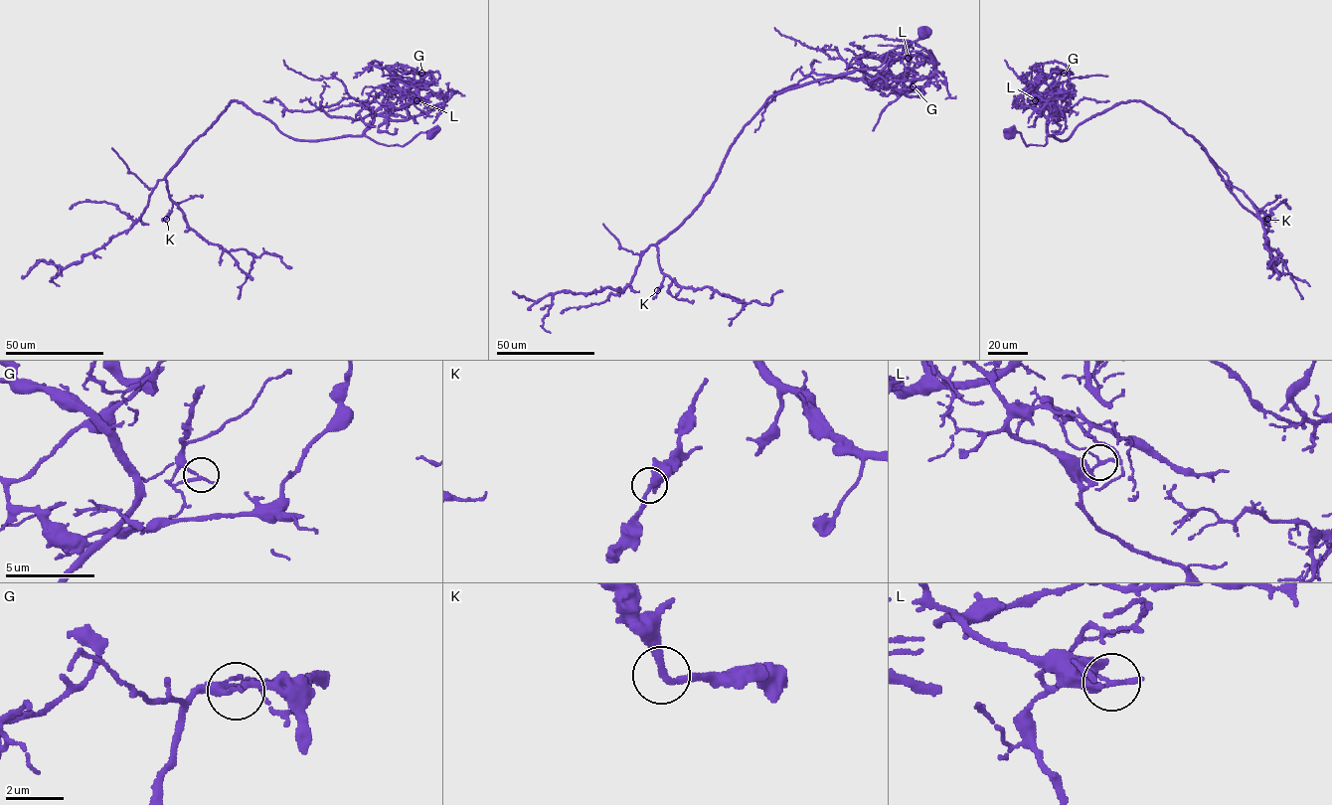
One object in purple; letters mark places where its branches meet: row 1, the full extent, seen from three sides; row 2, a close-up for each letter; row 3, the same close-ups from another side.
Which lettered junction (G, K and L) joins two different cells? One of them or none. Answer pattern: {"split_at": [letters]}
{"split_at": ["L"]}

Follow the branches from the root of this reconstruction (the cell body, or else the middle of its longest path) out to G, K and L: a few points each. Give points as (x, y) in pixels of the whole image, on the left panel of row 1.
G: (431, 134), (421, 132), (401, 146), (377, 143), (364, 133), (383, 98), (393, 91), (420, 88), (421, 73)
K: (431, 134), (421, 132), (402, 146), (364, 134), (297, 140), (232, 101), (166, 176), (173, 204), (166, 219)
L: (431, 134), (421, 132), (402, 146), (378, 143), (365, 135), (373, 114), (391, 92), (402, 88), (416, 100)

